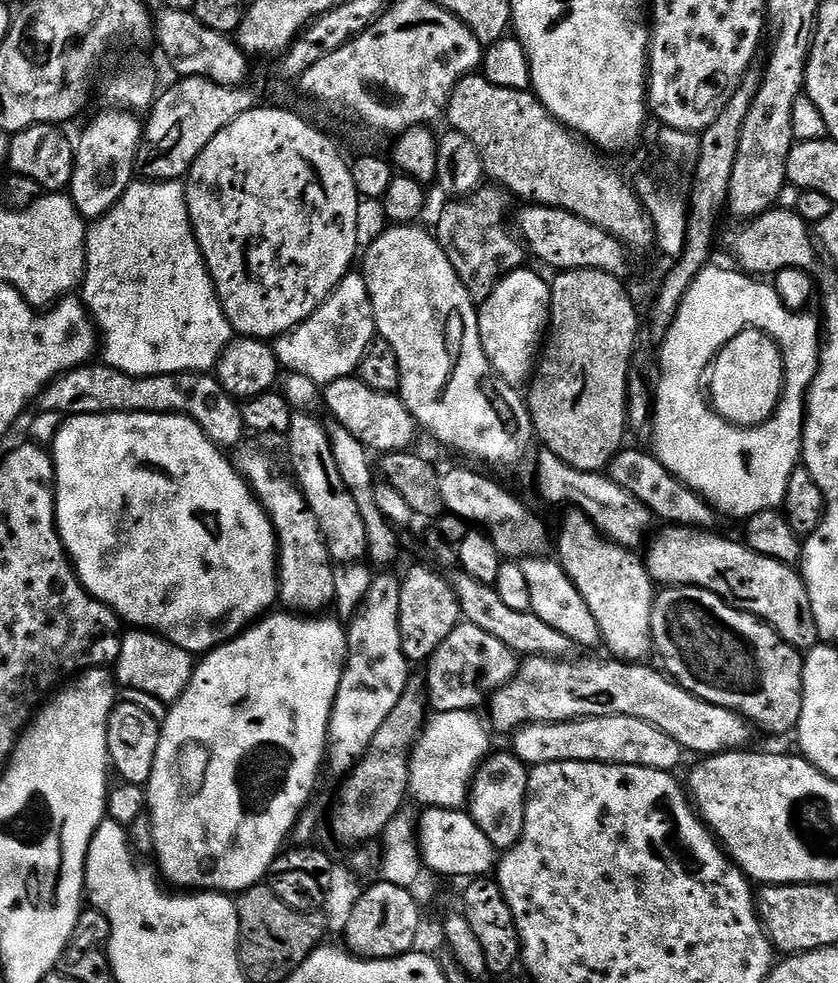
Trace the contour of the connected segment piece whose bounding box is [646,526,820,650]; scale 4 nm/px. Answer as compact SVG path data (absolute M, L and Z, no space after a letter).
M664 526L656 541L647 545L646 563L655 583L710 590L727 604L765 620L792 648L815 648L820 640L820 631L810 619L806 586L799 571L791 563L758 554L739 539L727 540L714 533L702 528Z

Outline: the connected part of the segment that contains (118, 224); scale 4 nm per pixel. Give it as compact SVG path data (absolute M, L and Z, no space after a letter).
M137 179L131 183L121 198L104 216L93 219L86 232L84 242L84 278L82 281L82 299L84 307L92 314L97 329L102 333L102 356L112 368L122 370L131 376L157 376L158 374L174 374L175 372L211 373L226 346L234 339L232 324L222 310L220 300L216 297L216 287L208 273L208 267L196 236L192 233L192 223L186 202L186 188L180 180L145 180Z

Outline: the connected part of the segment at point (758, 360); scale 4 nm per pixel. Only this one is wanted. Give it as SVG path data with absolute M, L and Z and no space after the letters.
M746 328L723 344L710 368L712 407L722 419L750 430L758 428L764 416L772 417L784 385L782 347L774 338L766 338L759 328Z

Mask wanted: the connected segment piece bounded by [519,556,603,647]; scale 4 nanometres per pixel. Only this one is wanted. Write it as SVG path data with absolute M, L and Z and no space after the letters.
M529 556L519 561L522 574L526 578L529 590L530 610L536 617L541 618L548 626L558 630L560 634L575 645L600 646L603 643L599 623L590 612L583 596L570 581L561 565L553 559L544 560L540 556Z

